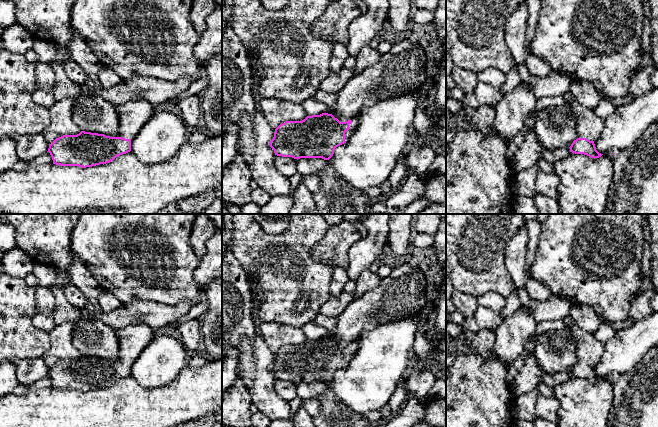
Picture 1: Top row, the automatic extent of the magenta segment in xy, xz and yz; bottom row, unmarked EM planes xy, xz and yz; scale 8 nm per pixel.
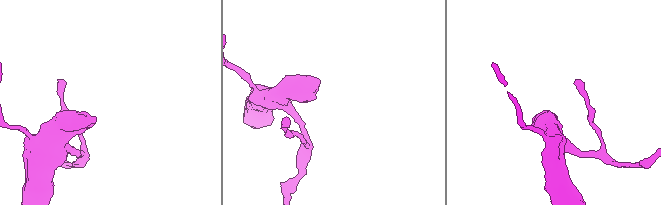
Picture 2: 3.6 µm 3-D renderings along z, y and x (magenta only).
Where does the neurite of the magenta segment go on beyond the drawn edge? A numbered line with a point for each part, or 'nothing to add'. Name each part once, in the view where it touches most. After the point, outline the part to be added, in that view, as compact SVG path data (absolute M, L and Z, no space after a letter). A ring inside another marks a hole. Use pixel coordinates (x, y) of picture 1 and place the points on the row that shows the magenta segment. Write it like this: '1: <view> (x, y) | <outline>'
1: xz (348, 133) | M353 118L352 123L349 124L350 129L345 132L345 142L347 142L352 136L356 126L357 126L357 118Z

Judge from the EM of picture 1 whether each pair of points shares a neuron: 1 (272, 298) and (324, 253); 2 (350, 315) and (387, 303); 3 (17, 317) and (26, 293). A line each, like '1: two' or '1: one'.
1: two
2: one
3: one

